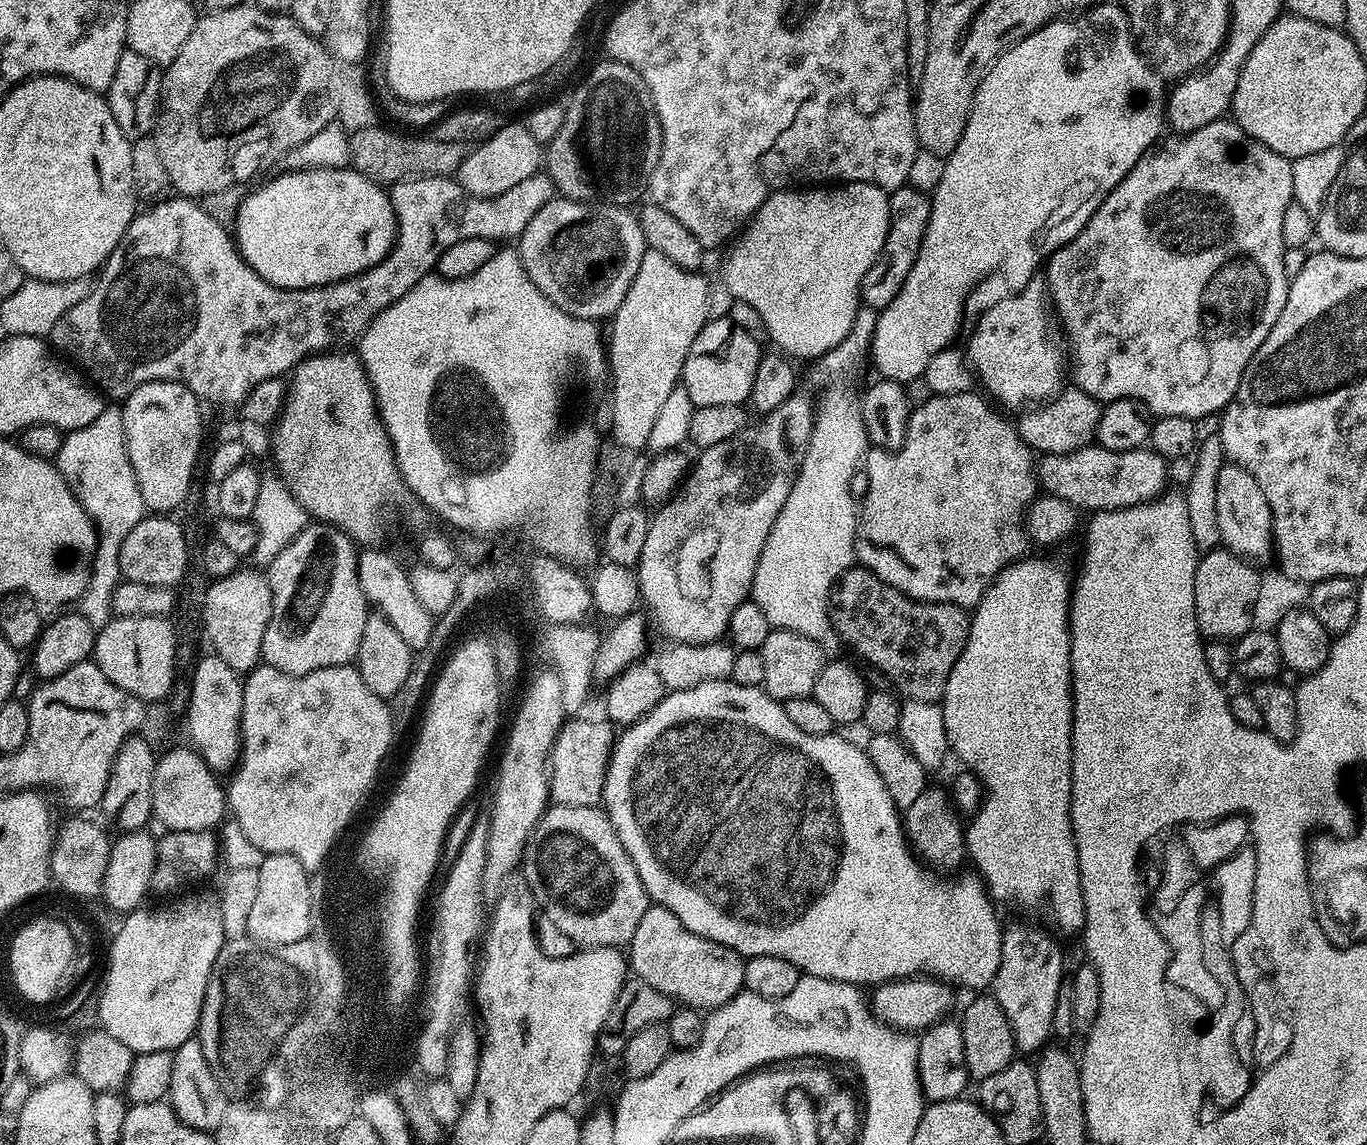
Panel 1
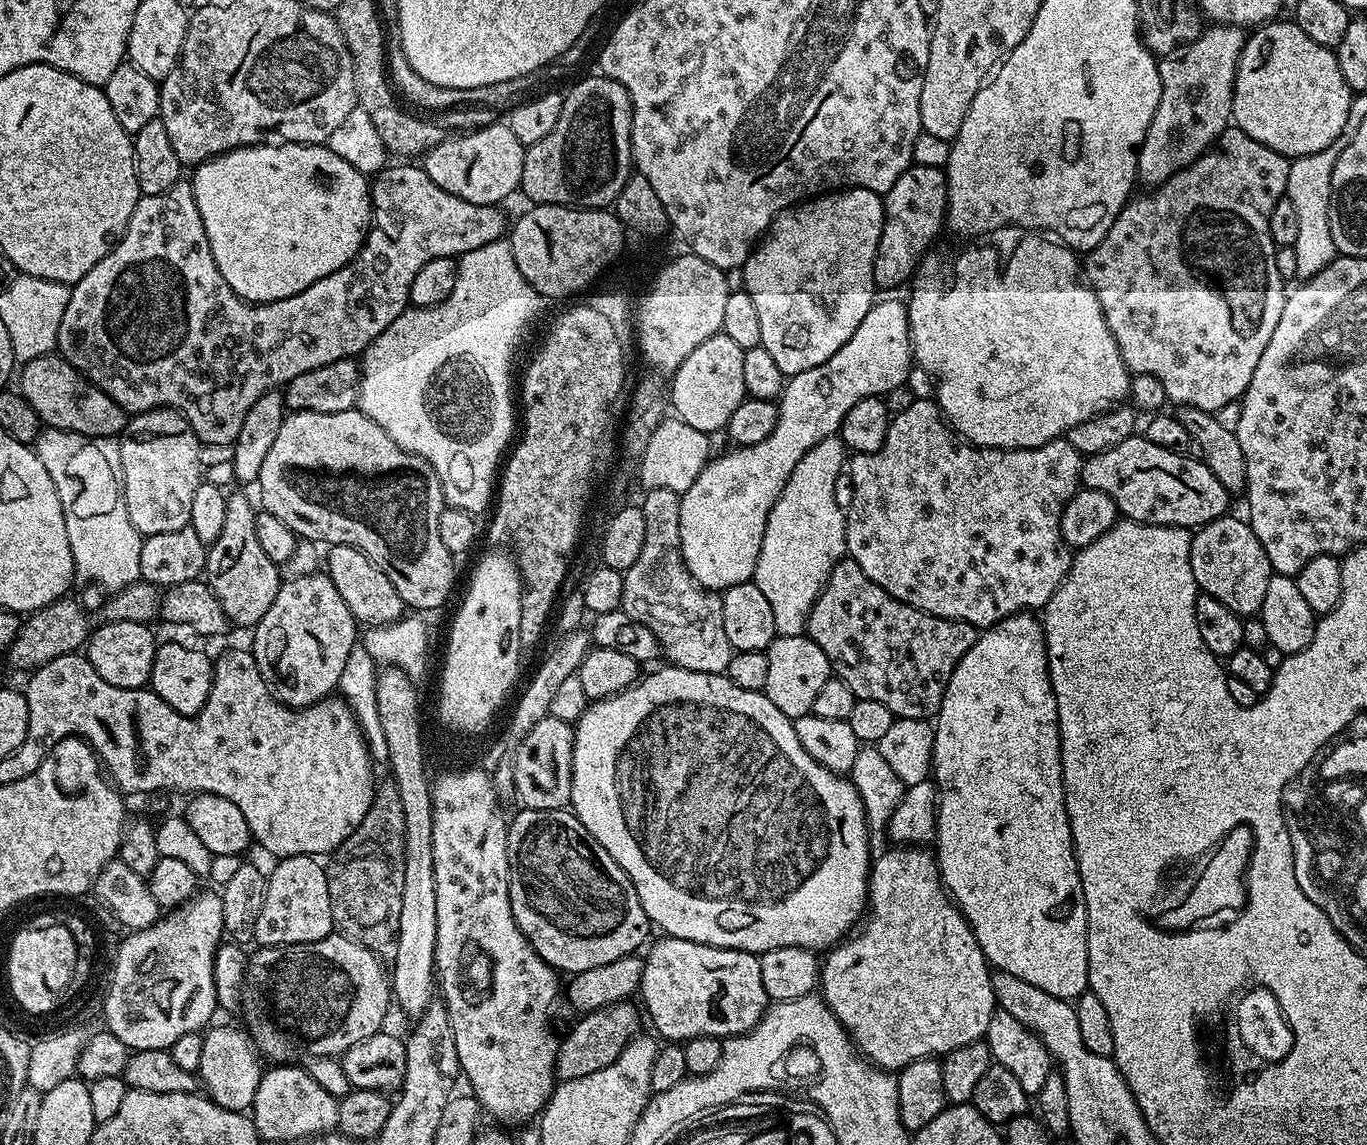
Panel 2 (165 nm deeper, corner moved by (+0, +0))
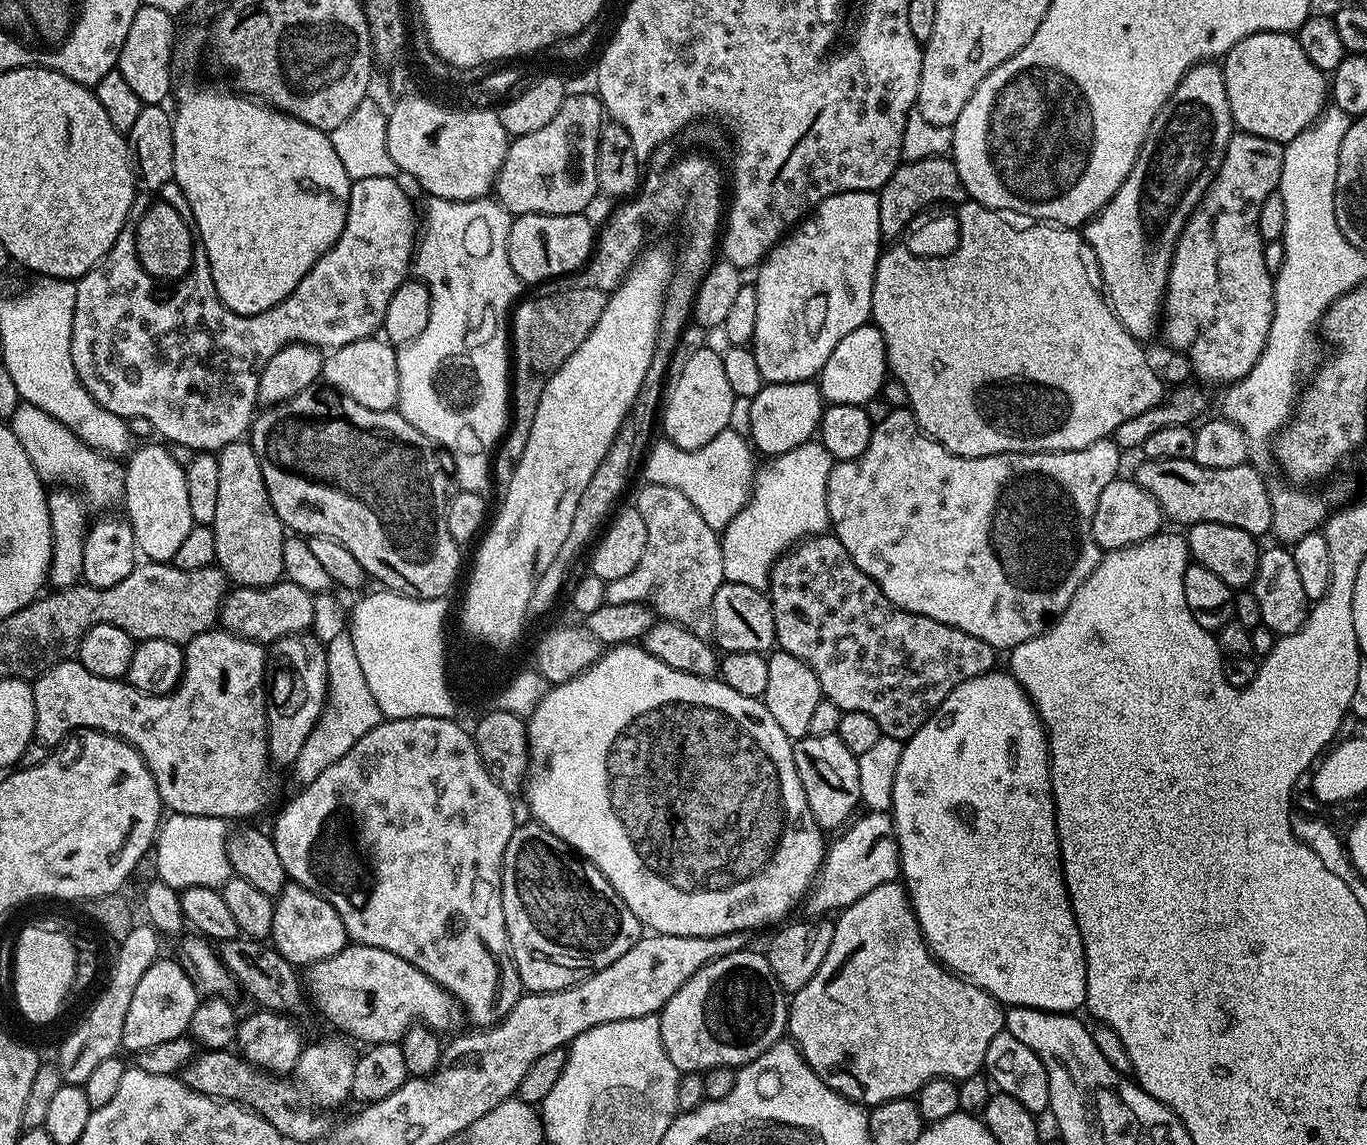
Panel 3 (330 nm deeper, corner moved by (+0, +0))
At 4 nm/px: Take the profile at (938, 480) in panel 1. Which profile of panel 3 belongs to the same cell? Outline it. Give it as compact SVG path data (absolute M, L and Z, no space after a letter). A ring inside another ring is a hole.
M892 408L889 416L873 427L870 446L866 446L858 458L833 463L826 486L828 523L838 542L846 546L850 558L854 558L859 568L880 587L890 602L894 602L894 606L919 616L934 618L934 622L954 626L966 634L974 634L974 638L982 638L982 642L991 648L1011 650L1034 638L1057 616L1061 616L1070 598L1074 598L1078 586L1082 586L1082 582L1086 582L1086 578L1090 578L1098 566L1102 549L1092 537L1094 510L1098 510L1098 498L1102 490L1106 490L1106 486L1117 479L1120 456L1122 449L1112 438L1069 452L1003 452L993 456L959 456L921 432L916 417L908 408Z

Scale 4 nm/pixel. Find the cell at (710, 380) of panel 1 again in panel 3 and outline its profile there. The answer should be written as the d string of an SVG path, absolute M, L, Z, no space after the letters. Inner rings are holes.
M700 348L697 352L692 352L684 360L684 365L680 368L680 373L676 376L676 381L672 384L672 393L667 393L662 404L662 416L664 412L664 432L663 439L669 440L674 446L682 450L698 450L710 442L722 429L729 427L733 423L732 411L738 404L738 398L734 390L730 390L730 382L726 379L726 374L722 367L722 355L712 348Z

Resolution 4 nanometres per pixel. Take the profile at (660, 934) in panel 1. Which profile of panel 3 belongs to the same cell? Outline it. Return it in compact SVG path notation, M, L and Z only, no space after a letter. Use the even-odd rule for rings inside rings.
M745 950L711 960L709 964L702 965L658 1013L666 1058L670 1058L670 1062L674 1062L682 1074L703 1074L711 1068L739 1070L745 1064L754 1062L754 1058L766 1054L770 1046L782 1039L788 1027L788 1006L786 993L774 978L768 957L763 951Z

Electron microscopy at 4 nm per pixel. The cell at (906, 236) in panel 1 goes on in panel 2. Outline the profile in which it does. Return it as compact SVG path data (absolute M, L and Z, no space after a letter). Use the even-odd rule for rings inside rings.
M913 164L911 168L890 186L890 190L883 193L884 201L884 225L882 234L878 238L878 250L874 254L874 274L872 280L877 289L900 288L909 283L915 277L916 270L920 266L929 248L936 243L944 226L946 213L948 210L948 177L944 168L935 168L934 166L922 166Z

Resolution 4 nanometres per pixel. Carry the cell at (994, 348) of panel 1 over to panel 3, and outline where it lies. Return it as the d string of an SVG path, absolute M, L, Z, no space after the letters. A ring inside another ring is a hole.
M965 202L955 209L960 225L958 242L954 251L942 257L918 257L906 246L885 247L876 263L872 287L871 323L884 339L888 355L889 373L902 386L906 386L908 408L921 432L936 440L946 450L959 456L993 456L1003 452L1069 452L1082 450L1099 440L1107 440L1129 418L1150 410L1165 399L1166 385L1160 373L1148 361L1145 345L1134 339L1112 312L1102 291L1100 267L1094 250L1076 228L1064 232L1052 232L1052 228L1028 228L1028 232L1012 232L1008 224L1000 224L992 216L992 208L975 202Z

